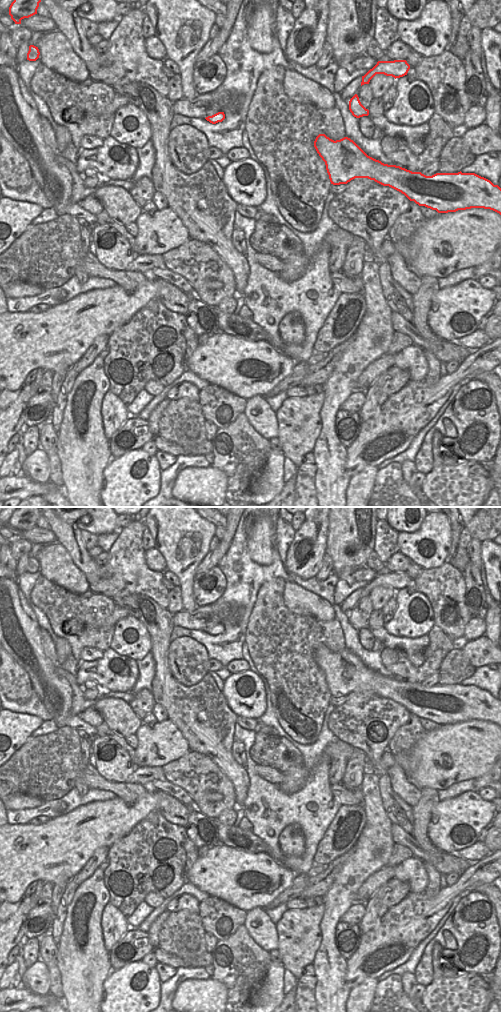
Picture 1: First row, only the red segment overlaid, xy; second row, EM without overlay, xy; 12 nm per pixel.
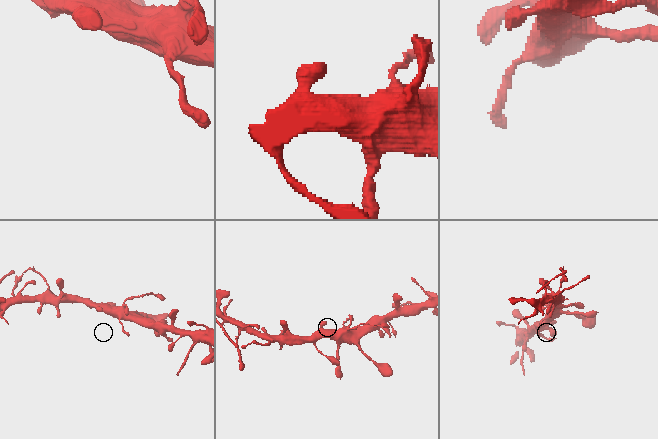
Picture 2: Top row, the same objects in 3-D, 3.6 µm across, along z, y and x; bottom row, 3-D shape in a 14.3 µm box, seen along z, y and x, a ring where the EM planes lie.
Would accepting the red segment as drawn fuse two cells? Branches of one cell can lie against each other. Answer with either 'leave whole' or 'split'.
leave whole

